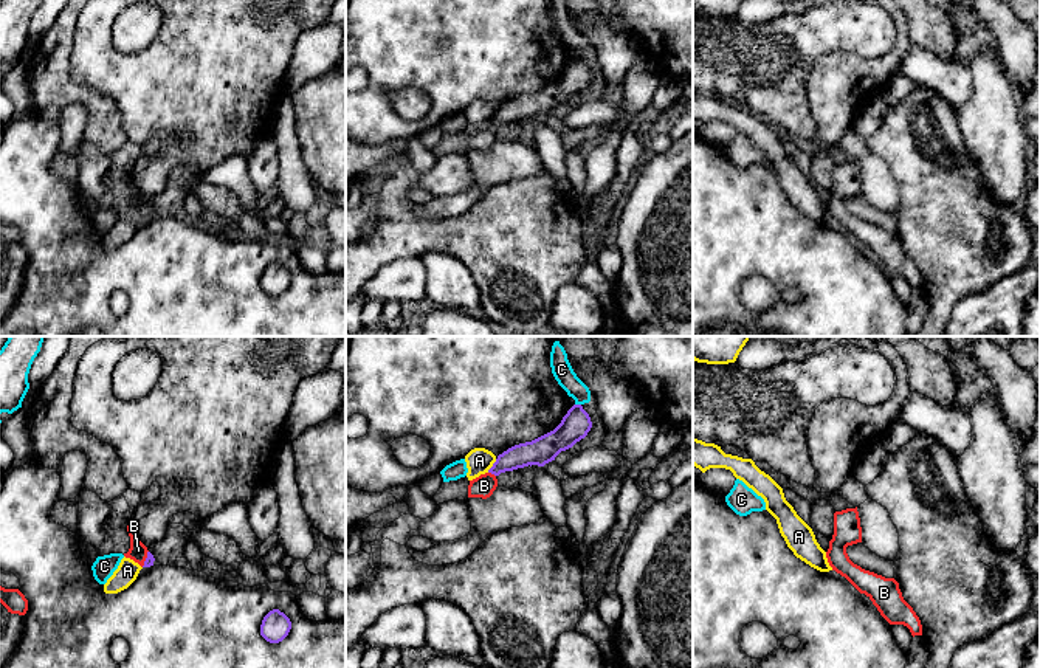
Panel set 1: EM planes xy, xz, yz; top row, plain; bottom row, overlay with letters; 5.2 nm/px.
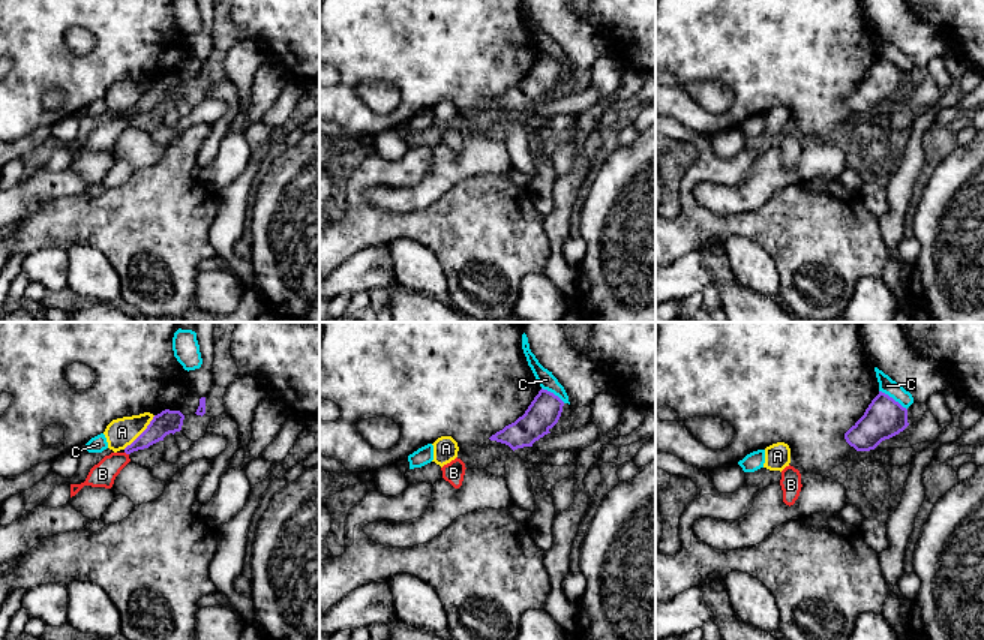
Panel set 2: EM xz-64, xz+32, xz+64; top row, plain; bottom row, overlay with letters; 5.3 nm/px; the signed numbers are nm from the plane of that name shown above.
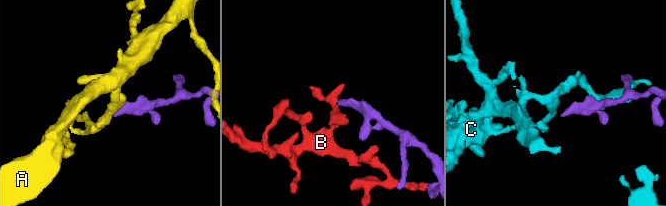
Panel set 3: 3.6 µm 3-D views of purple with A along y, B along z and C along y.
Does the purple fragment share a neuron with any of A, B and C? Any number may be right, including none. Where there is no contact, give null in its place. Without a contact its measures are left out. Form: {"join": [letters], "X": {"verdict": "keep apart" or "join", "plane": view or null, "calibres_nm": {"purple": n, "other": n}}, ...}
{"join": ["B"], "A": {"verdict": "keep apart", "plane": "xz", "calibres_nm": {"purple": 140, "other": 140}}, "B": {"verdict": "join", "plane": "xz", "calibres_nm": {"purple": 130, "other": 120}}, "C": {"verdict": "keep apart", "plane": "xz", "calibres_nm": {"purple": 150, "other": 110}}}

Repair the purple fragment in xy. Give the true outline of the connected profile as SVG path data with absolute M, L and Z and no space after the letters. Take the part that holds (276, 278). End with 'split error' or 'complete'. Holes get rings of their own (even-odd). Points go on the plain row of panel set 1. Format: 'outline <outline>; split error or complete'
outline M273 262L262 273L260 288L270 296L279 296L288 288L290 282L290 271L279 262Z; complete

